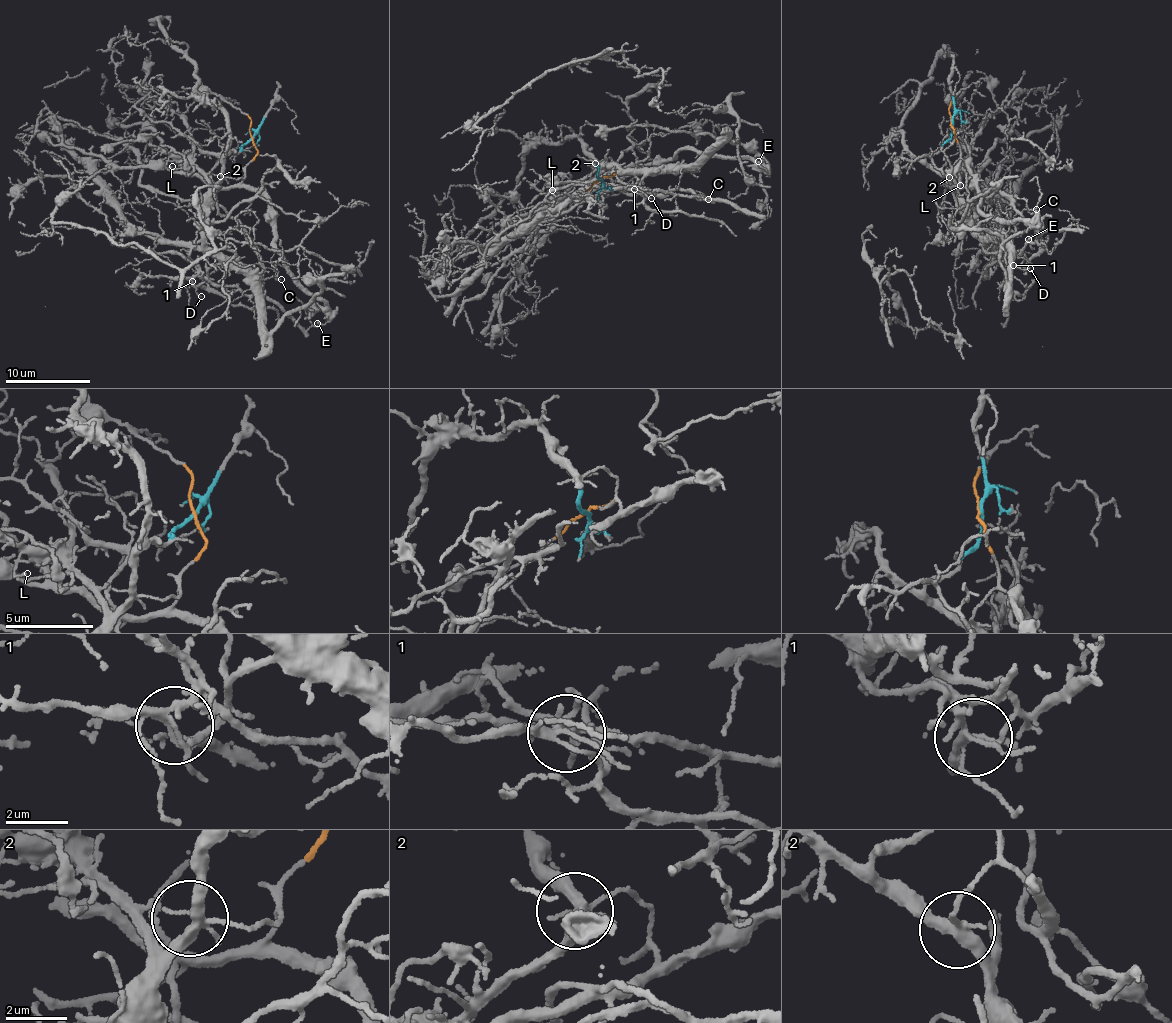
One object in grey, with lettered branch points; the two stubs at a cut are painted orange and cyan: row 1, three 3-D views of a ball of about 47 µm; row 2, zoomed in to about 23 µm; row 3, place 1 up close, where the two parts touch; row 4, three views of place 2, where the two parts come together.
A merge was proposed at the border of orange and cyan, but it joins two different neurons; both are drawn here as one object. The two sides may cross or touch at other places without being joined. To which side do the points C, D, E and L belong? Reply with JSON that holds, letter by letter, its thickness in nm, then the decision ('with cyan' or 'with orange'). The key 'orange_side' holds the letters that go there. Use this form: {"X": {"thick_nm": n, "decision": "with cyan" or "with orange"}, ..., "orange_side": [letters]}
{"C": {"thick_nm": 130, "decision": "with orange"}, "D": {"thick_nm": 100, "decision": "with orange"}, "E": {"thick_nm": 130, "decision": "with orange"}, "L": {"thick_nm": 120, "decision": "with cyan"}, "orange_side": ["C", "D", "E"]}

